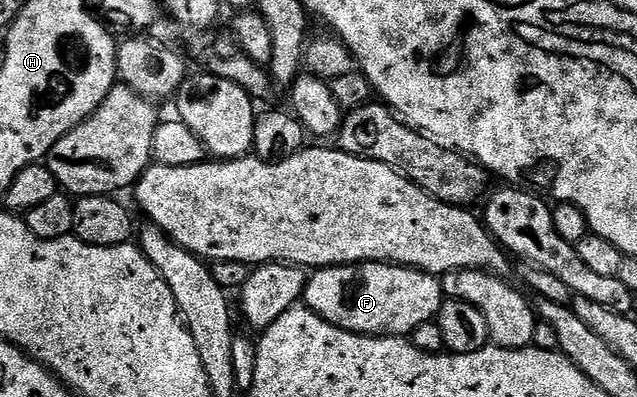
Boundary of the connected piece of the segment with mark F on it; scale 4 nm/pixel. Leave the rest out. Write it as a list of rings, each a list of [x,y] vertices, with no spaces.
[[[360,261],[356,265],[329,265],[327,269],[317,269],[309,276],[302,298],[307,308],[313,309],[331,325],[370,337],[411,335],[418,327],[422,327],[422,323],[435,318],[445,300],[439,276],[423,273],[421,269],[409,269],[406,265],[394,265],[383,261]]]

